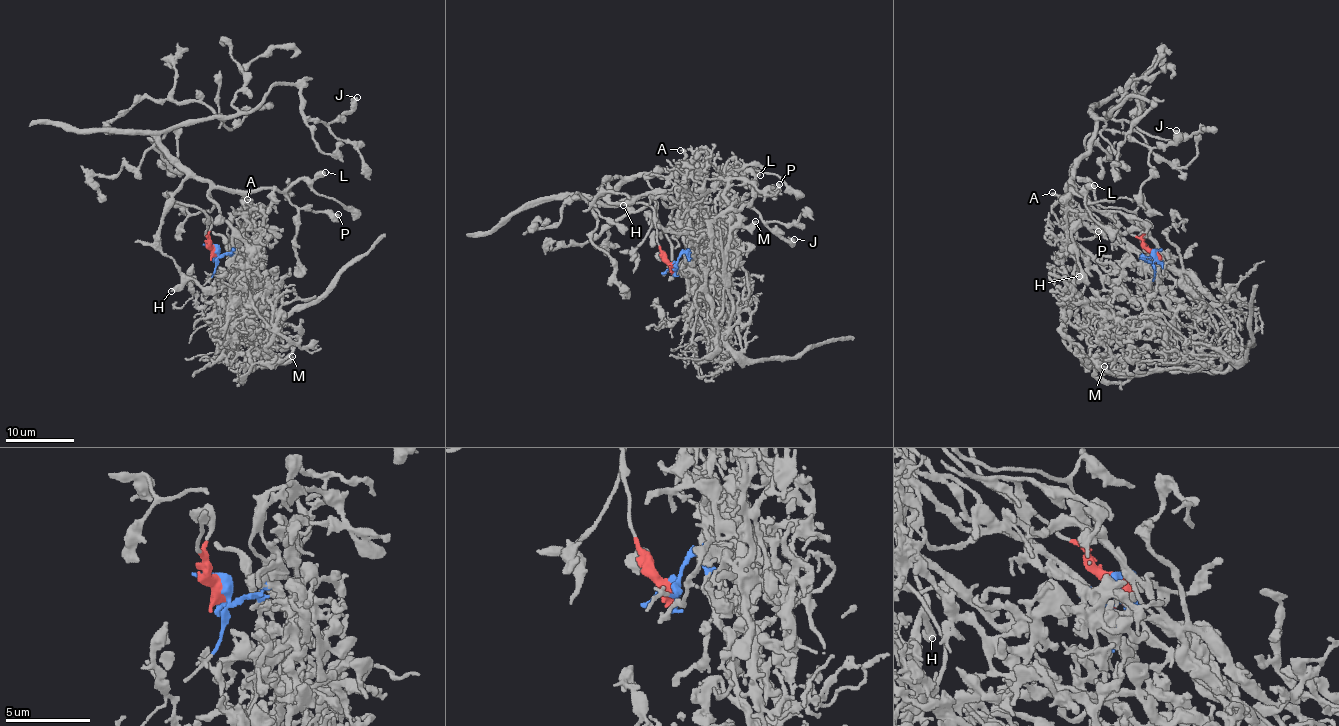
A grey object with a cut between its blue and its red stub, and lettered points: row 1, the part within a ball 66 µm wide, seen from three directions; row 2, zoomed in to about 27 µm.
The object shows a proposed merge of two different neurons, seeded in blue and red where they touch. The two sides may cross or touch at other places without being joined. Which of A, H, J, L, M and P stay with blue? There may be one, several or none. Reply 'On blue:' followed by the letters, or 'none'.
On blue: A, M

